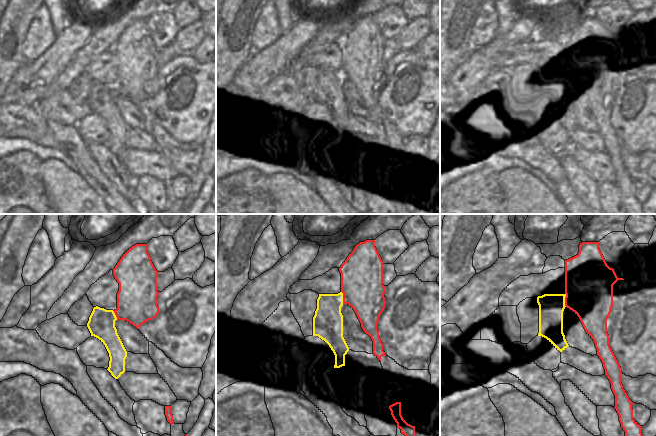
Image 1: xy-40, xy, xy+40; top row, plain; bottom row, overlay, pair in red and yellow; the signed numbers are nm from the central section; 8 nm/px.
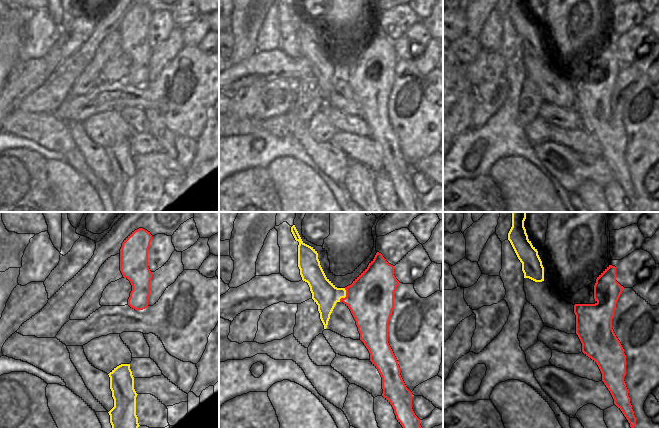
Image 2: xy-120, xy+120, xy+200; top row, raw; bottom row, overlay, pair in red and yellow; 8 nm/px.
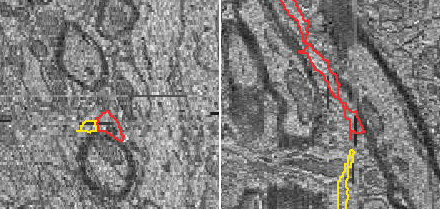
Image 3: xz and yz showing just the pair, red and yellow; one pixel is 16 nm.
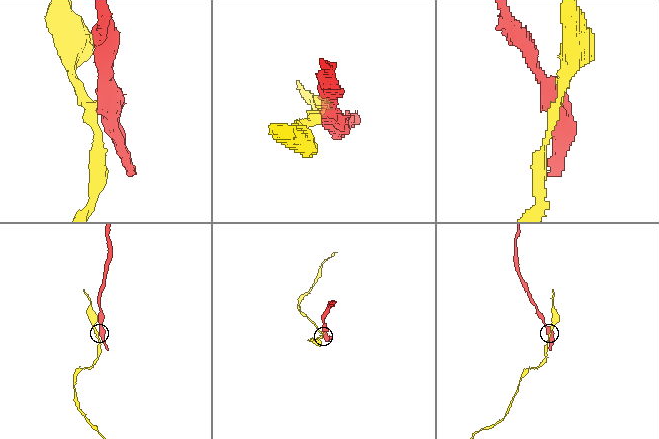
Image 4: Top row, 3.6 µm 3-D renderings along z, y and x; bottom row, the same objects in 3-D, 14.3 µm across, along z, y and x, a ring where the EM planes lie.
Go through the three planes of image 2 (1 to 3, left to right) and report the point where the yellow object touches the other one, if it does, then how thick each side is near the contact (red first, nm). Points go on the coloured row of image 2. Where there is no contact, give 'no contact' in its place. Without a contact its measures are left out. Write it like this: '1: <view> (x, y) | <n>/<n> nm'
1: no contact
2: xy+120 (346, 296) | 380/200 nm
3: no contact

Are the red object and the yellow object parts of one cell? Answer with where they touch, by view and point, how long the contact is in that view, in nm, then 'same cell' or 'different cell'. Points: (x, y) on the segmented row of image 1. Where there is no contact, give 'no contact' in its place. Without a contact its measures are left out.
meets red in xy+40 at (565, 300); contact 110 nm long; different cell

